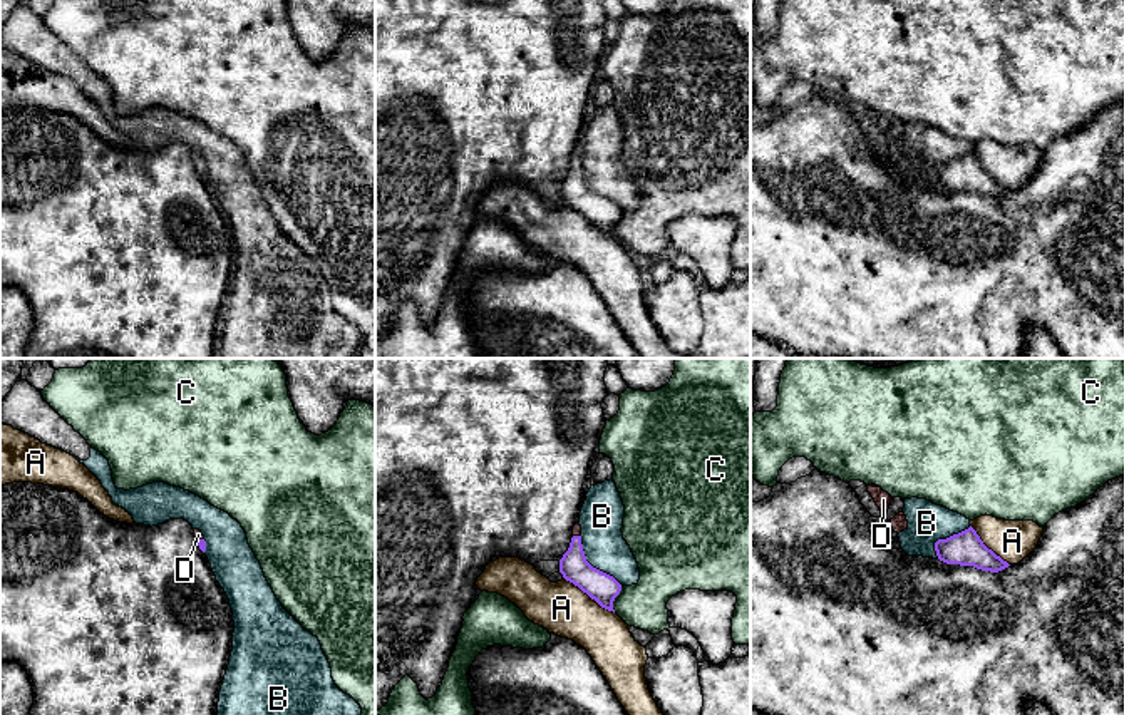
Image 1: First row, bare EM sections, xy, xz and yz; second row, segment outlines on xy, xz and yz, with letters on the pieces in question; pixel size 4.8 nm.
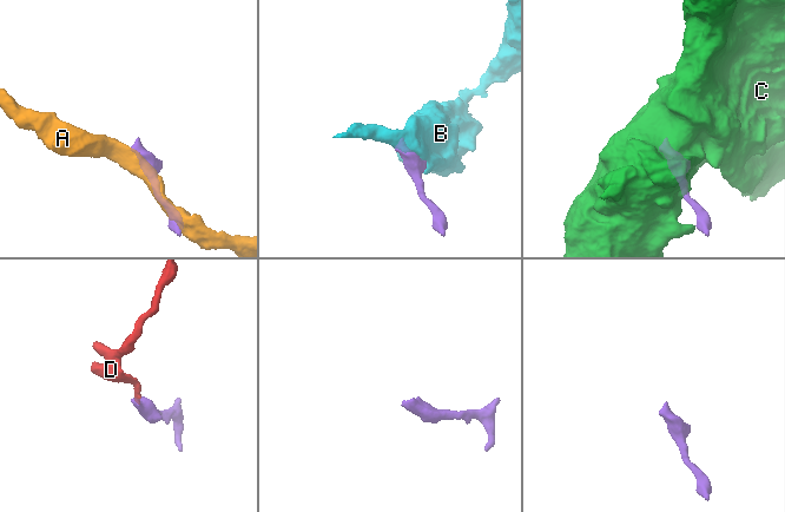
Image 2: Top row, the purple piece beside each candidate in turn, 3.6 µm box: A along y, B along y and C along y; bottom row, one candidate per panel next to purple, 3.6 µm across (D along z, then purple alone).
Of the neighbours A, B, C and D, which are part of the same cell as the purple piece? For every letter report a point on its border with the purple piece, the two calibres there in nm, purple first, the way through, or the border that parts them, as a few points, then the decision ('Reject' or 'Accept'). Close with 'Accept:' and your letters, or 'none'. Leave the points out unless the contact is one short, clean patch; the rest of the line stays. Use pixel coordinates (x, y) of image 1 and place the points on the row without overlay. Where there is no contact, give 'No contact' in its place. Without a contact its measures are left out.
A: Touches purple at xz (590, 221). Thickness 140 nm (purple) against 260 nm. Reject
B: Touches purple at xz (590, 190). Thickness 140 nm (purple) against 200 nm. Reject
C: Touches purple at xz (613, 225). Thickness 140 nm (purple) against 220 nm. Boundary: xz (622, 211), (613, 226), (613, 236). Reject
D: Touches purple at xy (200, 164). Thickness 50 nm (purple) against 40 nm. Path across: xy (201, 168), (200, 164), (198, 159). Accept
Accept: D

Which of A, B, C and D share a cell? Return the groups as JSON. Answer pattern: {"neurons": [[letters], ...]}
{"neurons": [["A"], ["B"], ["C"], ["D"]]}

